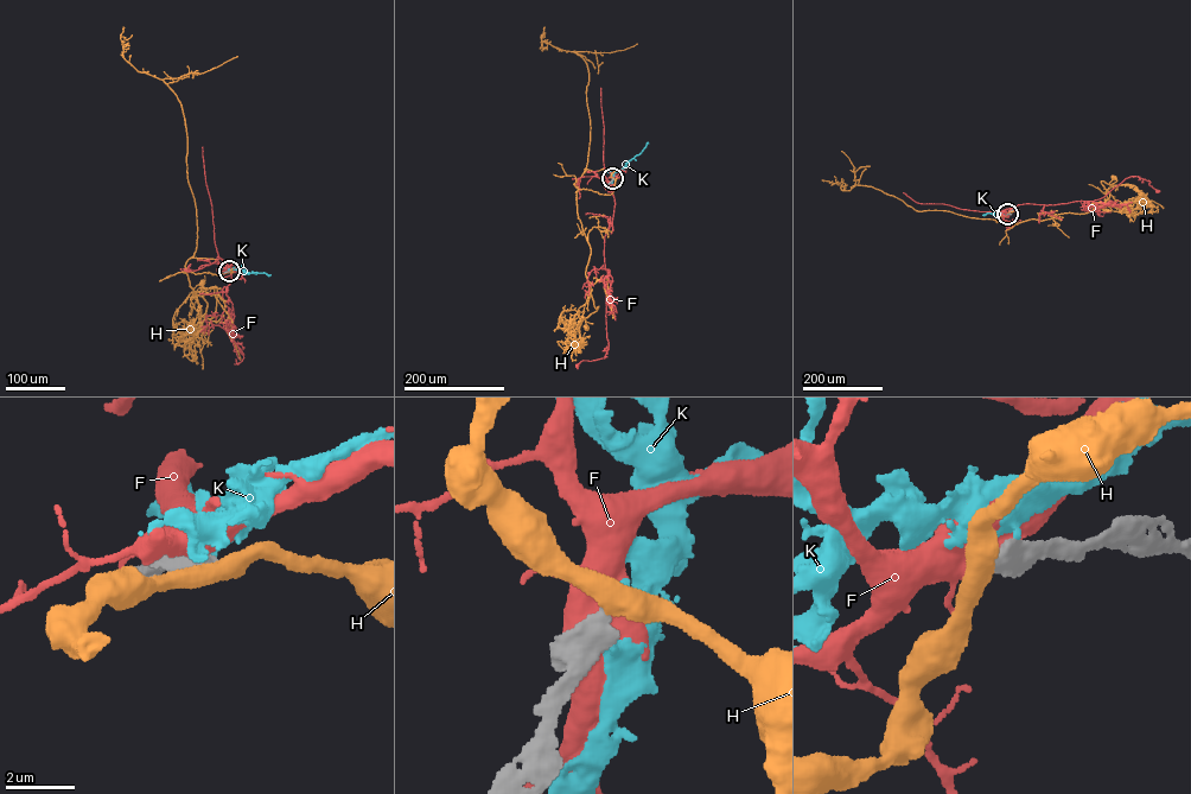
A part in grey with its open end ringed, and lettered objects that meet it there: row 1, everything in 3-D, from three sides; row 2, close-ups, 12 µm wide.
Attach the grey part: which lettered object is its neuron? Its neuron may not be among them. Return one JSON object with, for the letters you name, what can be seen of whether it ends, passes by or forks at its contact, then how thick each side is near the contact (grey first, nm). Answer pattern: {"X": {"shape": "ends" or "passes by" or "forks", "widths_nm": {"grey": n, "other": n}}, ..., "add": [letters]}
{"add": []}

